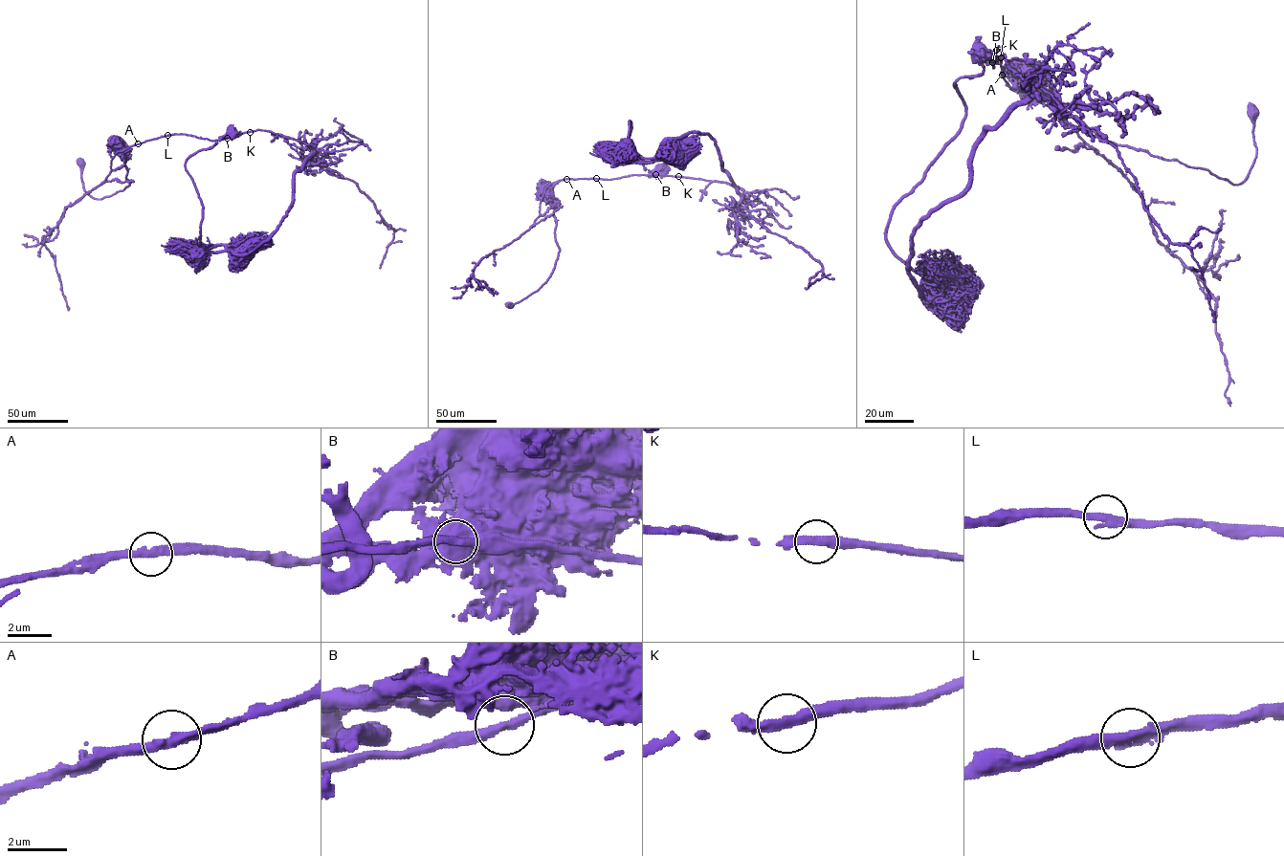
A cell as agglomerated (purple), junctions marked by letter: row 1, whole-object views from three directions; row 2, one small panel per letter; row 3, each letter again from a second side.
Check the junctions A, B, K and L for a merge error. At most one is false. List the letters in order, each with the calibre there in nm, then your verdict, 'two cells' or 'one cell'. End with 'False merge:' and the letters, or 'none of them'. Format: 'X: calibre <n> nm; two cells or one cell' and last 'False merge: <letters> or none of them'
A: calibre 320 nm; one cell
B: calibre 300 nm; two cells
K: calibre 360 nm; one cell
L: calibre 360 nm; one cell
False merge: B

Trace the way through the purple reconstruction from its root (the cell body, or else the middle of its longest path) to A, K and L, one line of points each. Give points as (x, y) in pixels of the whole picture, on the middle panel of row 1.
A: (660, 165), (657, 173), (653, 175), (610, 179), (567, 179)
K: (660, 165), (659, 169), (665, 175), (677, 176)
L: (660, 165), (656, 174), (596, 178)

